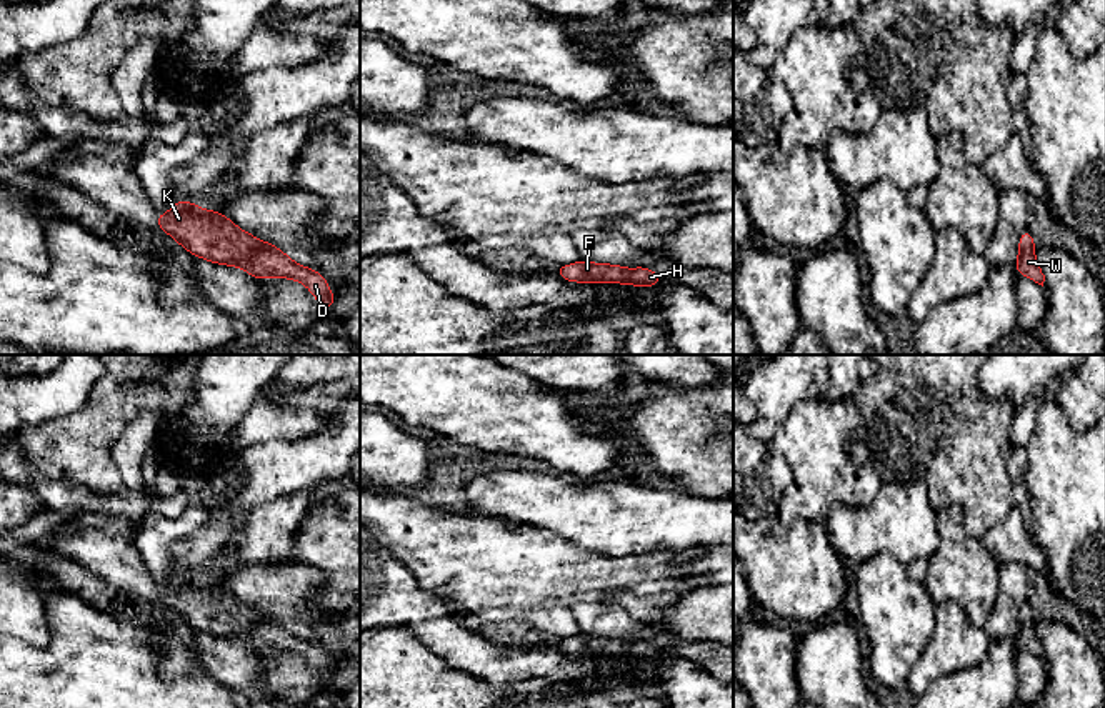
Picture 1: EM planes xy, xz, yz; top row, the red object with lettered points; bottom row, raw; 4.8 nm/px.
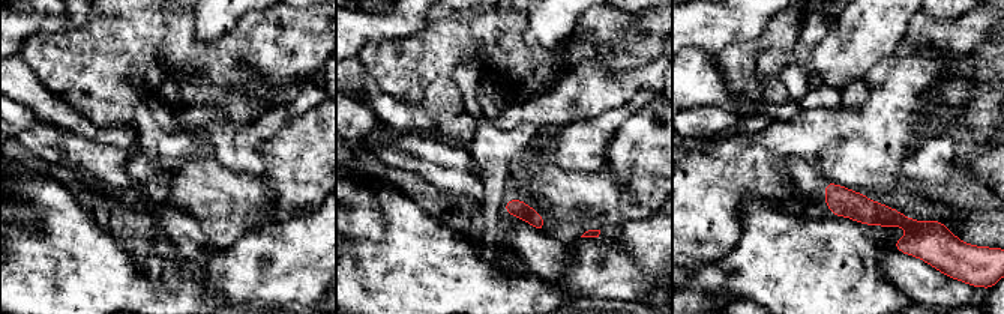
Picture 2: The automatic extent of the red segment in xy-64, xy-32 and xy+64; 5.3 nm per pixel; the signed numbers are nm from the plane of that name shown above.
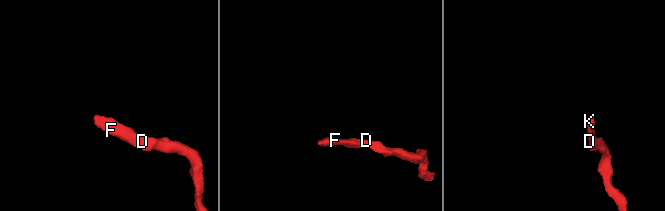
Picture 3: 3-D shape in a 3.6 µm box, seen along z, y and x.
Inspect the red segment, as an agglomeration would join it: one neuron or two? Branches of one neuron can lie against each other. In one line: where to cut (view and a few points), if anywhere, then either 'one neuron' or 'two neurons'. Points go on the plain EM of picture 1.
cut none; one neuron

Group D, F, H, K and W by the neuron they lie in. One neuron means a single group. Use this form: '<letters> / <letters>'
D F H K W

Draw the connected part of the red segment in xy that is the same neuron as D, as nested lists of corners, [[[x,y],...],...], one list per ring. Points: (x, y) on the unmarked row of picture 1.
[[[178,573],[167,586],[157,588],[157,598],[193,630],[227,640],[237,638],[255,653],[275,650],[300,655],[320,681],[335,680],[335,666],[322,646],[298,638],[283,623],[238,601],[220,585]]]

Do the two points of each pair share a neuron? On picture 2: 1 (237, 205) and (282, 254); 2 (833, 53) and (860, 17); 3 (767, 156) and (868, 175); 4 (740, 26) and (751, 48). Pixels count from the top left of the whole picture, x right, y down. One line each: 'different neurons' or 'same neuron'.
1: different neurons
2: same neuron
3: same neuron
4: different neurons

